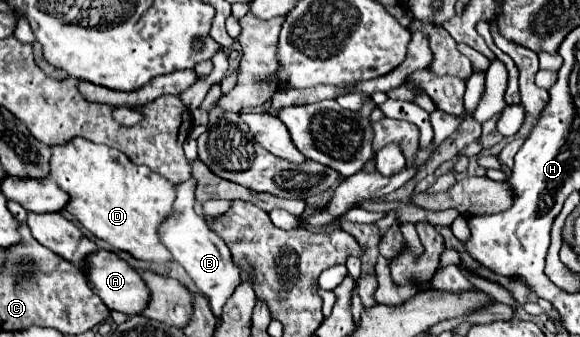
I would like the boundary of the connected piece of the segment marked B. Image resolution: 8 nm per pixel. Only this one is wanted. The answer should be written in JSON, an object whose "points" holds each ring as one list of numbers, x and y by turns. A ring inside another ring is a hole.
{"points":[[189,179,189,183,177,185,177,189,175,189,177,191,177,199,173,203,173,211,159,225,159,239,171,251,173,259,185,267,185,271,195,281,197,289,203,295,209,297,211,311,213,311,215,317,220,319,221,309,223,309,225,301,231,297,231,293,239,285,239,269,233,263,231,253,229,253,225,241,215,231,211,231,207,227,203,217,199,217,193,211,193,205,195,205,193,189,195,189,195,181,193,179]]}

